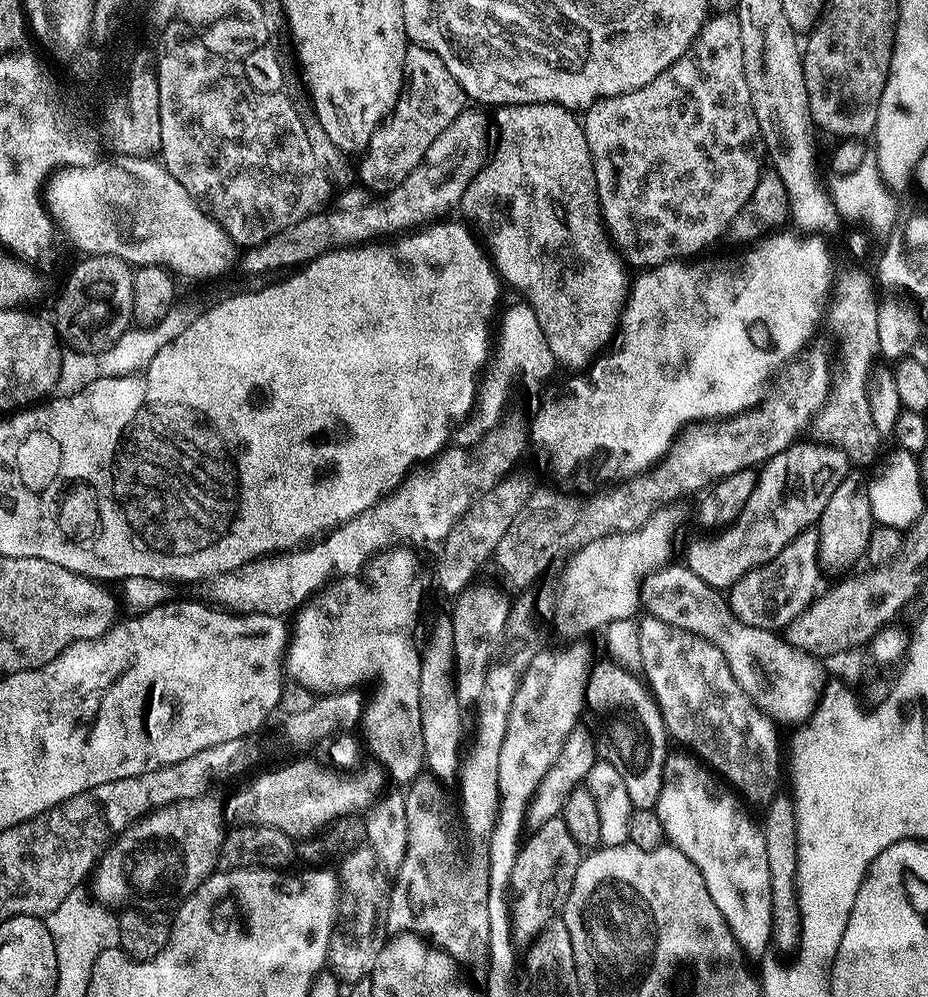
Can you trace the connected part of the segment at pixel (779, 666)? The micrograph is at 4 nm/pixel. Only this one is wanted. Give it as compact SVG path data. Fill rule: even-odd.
M669 562L665 568L651 572L644 579L644 585L640 590L640 598L647 615L666 622L674 630L683 630L685 633L701 636L706 642L718 646L722 650L722 658L726 658L726 666L730 666L730 674L738 686L756 705L771 719L778 723L800 726L807 723L814 716L816 709L823 697L826 688L824 680L824 668L819 659L804 652L801 648L795 648L788 643L783 635L770 630L758 630L758 626L746 626L730 609L725 593L721 589L710 586L694 574L694 570L688 568L687 563Z

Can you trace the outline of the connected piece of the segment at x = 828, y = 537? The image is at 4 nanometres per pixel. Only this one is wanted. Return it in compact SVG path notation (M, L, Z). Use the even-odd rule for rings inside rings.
M848 471L846 478L842 478L842 482L838 482L838 490L834 490L834 494L830 494L830 502L826 502L826 510L822 510L820 515L818 521L820 567L825 573L847 573L857 567L855 564L859 560L865 559L870 534L874 527L874 519L868 493L869 481L860 472L863 471Z

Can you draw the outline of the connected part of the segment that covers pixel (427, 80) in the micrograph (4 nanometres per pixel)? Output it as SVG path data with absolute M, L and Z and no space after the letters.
M409 47L404 63L404 75L406 77L404 90L400 94L400 101L396 103L396 109L373 134L371 143L363 153L360 180L364 184L376 184L379 180L385 180L388 186L399 184L406 178L406 174L410 174L410 170L414 170L414 166L418 166L418 162L426 158L426 150L430 150L430 142L434 142L434 138L438 138L438 134L442 134L442 130L446 130L446 126L450 126L450 122L454 122L454 118L458 118L458 114L465 111L466 97L464 91L460 89L460 83L456 81L454 74L450 74L446 62L442 62L442 58L432 52L432 49Z

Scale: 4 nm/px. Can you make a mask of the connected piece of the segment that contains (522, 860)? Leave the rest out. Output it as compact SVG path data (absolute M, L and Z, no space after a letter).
M560 815L550 818L550 822L542 822L542 826L527 833L516 854L510 885L513 945L531 944L532 939L551 920L561 915L570 894L570 886L574 886L574 874L578 874L581 859L582 849L574 842L566 822Z

